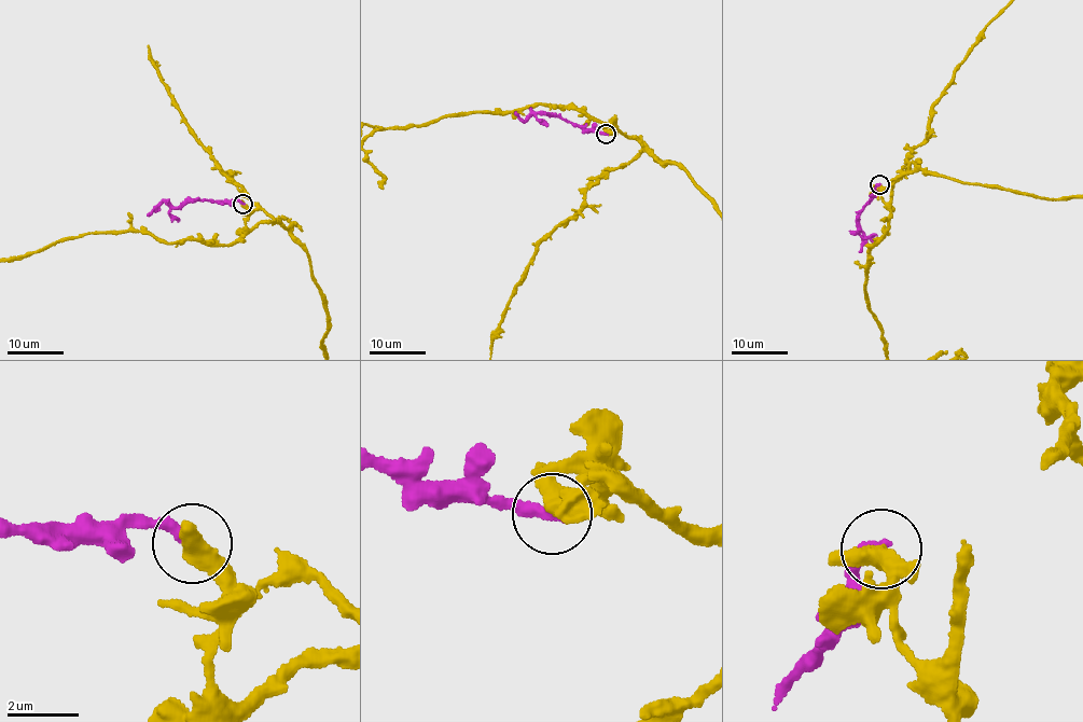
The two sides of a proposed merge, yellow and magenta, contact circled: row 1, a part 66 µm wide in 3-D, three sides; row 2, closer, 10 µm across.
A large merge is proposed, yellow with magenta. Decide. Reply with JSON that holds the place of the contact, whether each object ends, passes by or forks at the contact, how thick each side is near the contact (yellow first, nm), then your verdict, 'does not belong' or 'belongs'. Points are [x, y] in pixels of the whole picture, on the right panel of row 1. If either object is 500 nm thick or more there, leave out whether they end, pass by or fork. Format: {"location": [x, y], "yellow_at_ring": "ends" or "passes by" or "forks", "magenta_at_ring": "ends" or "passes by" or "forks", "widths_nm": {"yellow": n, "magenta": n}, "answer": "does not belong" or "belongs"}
{"location": [879, 184], "yellow_at_ring": "passes by", "magenta_at_ring": "ends", "widths_nm": {"yellow": 480, "magenta": 340}, "answer": "does not belong"}

